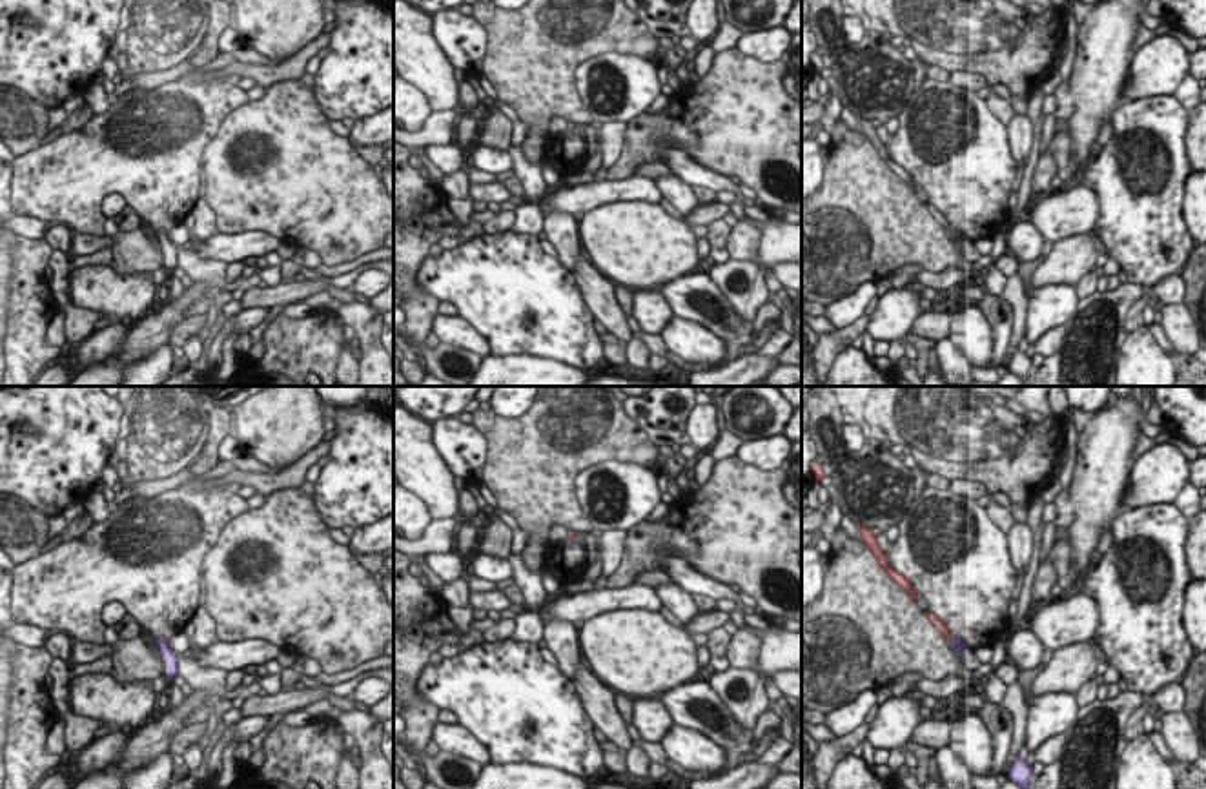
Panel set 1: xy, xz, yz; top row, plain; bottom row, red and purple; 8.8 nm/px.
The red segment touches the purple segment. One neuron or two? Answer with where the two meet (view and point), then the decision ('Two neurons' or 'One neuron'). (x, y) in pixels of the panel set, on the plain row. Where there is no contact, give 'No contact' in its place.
Touches red at xz (571, 130). One neuron

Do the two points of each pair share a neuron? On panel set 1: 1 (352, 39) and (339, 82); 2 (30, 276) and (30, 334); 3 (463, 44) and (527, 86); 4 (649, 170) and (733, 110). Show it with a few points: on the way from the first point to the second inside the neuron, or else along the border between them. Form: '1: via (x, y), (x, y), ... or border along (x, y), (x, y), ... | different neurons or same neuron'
1: via (347, 50), (347, 71) | same neuron
2: via (30, 290), (30, 319) | same neuron
3: border along (474, 19), (487, 37), (483, 73) | different neurons
4: border along (660, 161), (643, 161), (631, 174) | different neurons

